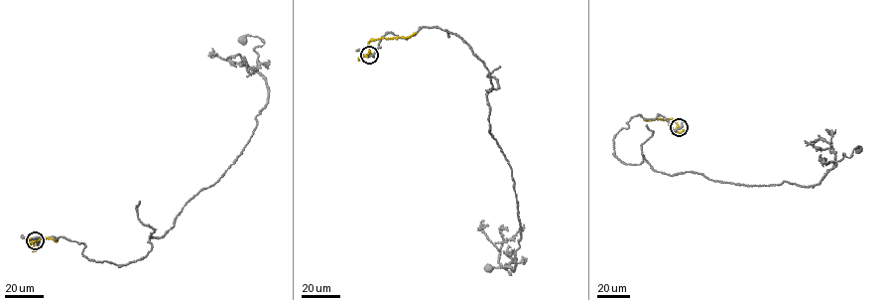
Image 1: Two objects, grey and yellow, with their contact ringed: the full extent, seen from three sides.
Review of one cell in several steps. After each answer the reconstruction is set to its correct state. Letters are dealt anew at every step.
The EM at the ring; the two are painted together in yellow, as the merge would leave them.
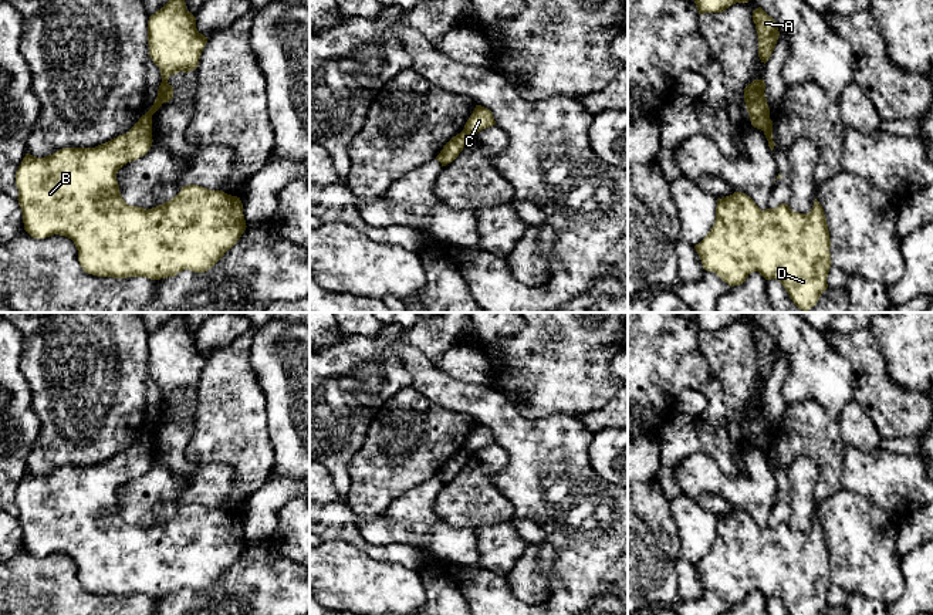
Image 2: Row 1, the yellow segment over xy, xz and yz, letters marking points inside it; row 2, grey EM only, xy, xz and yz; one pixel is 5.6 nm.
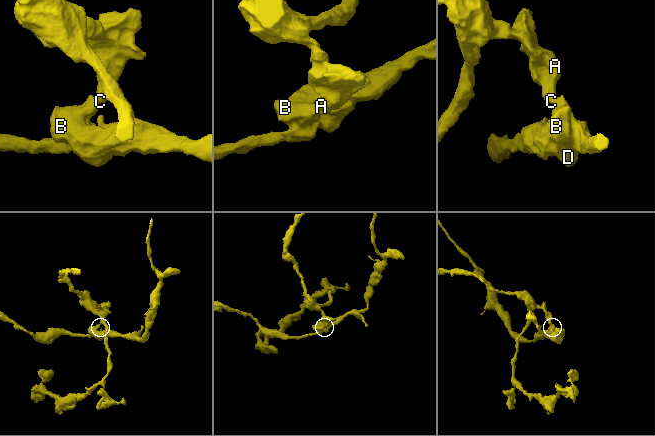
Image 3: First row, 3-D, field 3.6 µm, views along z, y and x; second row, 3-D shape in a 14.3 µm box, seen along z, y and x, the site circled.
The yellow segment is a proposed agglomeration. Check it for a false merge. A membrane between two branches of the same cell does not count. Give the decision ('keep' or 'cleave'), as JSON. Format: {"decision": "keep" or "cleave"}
{"decision": "cleave"}

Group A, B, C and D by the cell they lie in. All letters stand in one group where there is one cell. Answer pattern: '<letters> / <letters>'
A C / B D

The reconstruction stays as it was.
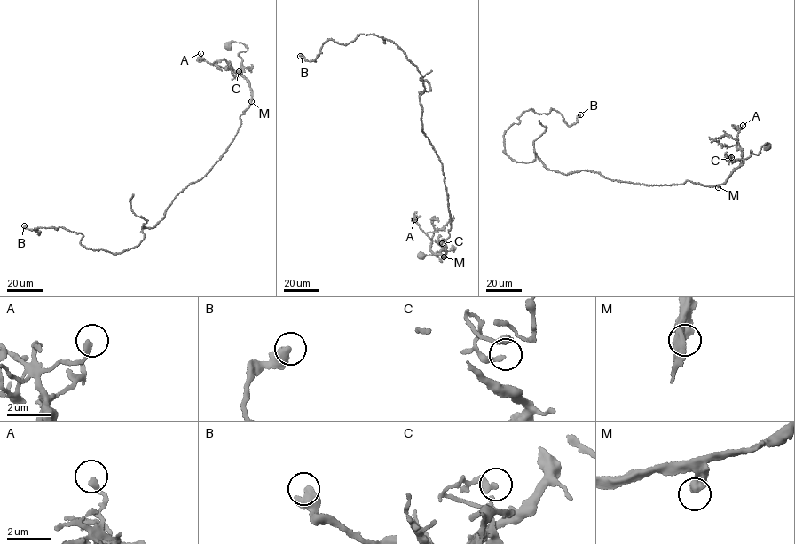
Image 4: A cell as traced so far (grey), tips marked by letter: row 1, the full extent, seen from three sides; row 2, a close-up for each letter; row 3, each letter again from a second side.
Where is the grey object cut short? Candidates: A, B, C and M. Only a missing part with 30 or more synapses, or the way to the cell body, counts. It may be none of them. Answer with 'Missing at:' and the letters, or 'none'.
Missing at: none

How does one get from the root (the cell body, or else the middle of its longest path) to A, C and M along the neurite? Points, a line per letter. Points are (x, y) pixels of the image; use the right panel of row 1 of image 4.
A: (767, 146), (757, 155), (750, 151), (739, 166), (742, 154), (736, 145), (743, 125)
C: (767, 146), (766, 144), (762, 146), (757, 155), (750, 151), (745, 159), (728, 161), (731, 157)
M: (767, 146), (766, 144), (762, 146), (757, 155), (750, 151), (743, 163), (718, 187)

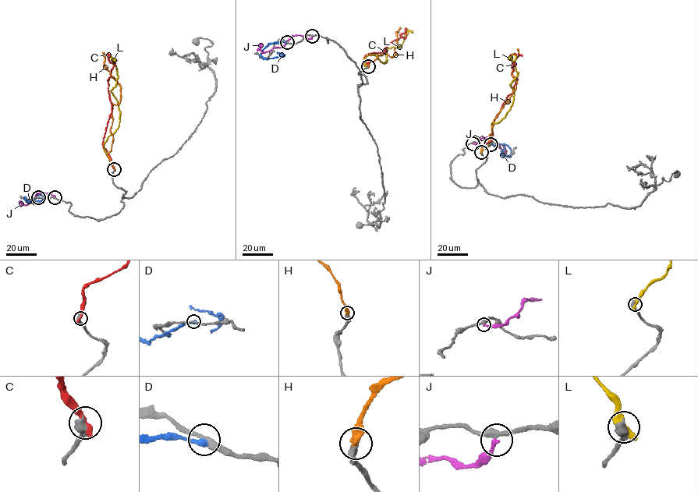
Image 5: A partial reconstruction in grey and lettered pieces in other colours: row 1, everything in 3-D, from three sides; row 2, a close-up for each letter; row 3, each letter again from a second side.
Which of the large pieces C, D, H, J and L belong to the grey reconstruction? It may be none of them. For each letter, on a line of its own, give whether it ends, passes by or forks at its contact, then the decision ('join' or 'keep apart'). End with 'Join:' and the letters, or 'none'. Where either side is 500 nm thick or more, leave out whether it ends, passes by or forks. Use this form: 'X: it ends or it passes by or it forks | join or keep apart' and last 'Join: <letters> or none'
C: keep apart
D: it ends | keep apart
H: it ends | join
J: it ends | keep apart
L: keep apart
Join: H

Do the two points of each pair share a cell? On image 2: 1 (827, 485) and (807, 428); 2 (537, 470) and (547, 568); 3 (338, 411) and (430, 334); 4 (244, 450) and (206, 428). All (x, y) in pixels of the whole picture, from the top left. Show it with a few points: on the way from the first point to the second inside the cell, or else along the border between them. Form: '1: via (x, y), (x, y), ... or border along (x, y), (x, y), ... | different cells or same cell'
1: via (827, 470), (827, 449), (821, 442) | same cell
2: border along (546, 541), (557, 557), (553, 574) | different cells
3: via (352, 385), (401, 337), (405, 337) | same cell
4: via (235, 441), (222, 428), (216, 428) | same cell

